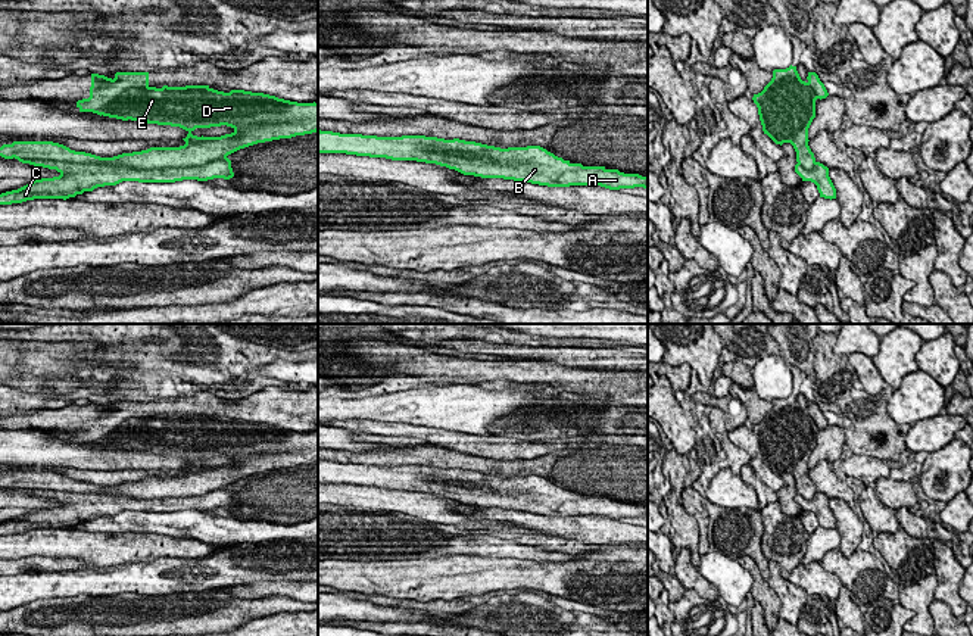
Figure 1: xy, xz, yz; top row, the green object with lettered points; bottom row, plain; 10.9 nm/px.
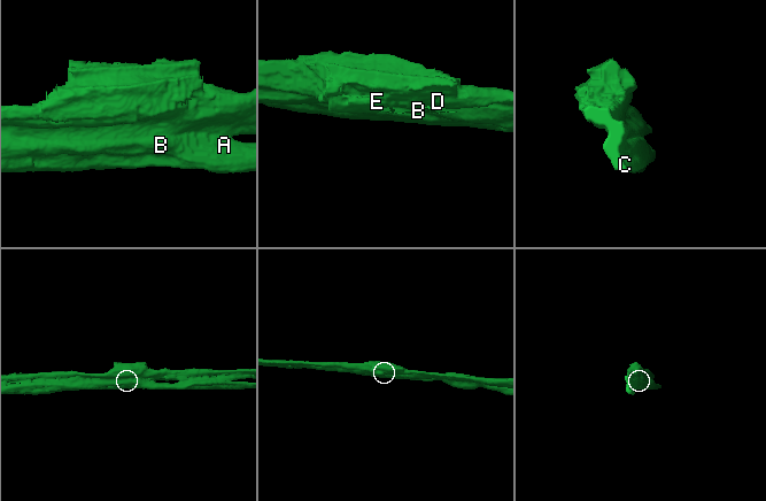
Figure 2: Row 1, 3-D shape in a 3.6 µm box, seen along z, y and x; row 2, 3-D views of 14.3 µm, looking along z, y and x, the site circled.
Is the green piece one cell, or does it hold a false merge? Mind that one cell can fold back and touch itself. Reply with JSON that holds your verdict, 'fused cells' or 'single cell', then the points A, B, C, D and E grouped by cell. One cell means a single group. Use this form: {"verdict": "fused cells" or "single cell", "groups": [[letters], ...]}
{"verdict": "fused cells", "groups": [["A", "B", "C"], ["D", "E"]]}

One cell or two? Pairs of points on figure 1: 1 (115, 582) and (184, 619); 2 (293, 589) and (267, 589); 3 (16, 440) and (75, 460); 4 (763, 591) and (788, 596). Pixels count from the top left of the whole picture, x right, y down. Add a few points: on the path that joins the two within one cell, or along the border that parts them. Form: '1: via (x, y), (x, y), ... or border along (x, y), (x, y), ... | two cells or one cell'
1: border along (171, 594), (112, 594), (102, 596) | two cells
2: via (287, 589), (273, 589) | one cell
3: via (31, 448), (61, 451) | one cell
4: border along (766, 580), (779, 599), (780, 617) | two cells

